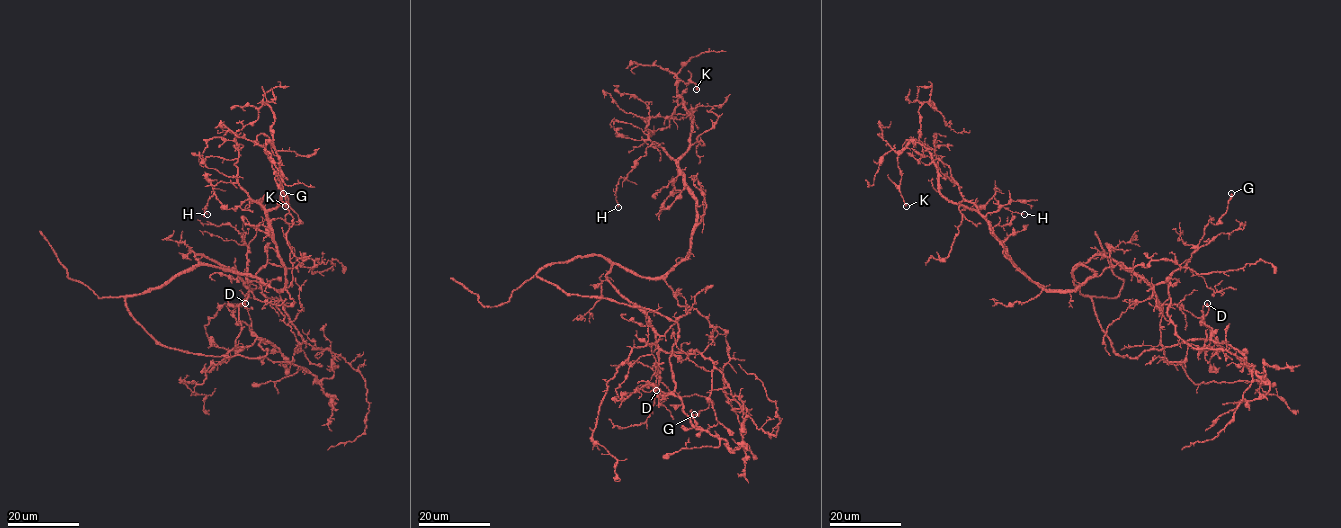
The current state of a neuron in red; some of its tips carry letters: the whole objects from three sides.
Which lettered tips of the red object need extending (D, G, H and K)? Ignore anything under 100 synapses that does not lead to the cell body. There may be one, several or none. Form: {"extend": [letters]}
{"extend": []}

